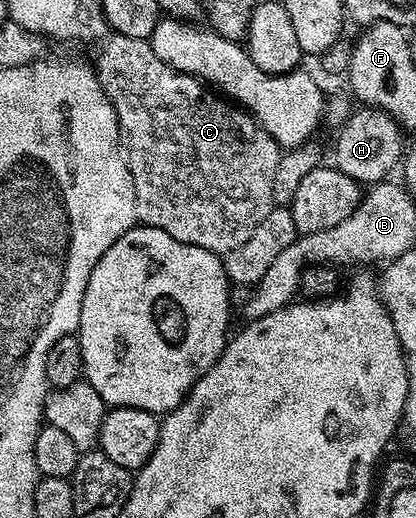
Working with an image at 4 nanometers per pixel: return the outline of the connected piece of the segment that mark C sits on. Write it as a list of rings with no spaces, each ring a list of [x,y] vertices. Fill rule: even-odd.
[[[111,34],[98,45],[98,48],[99,57],[93,60],[95,76],[99,79],[101,90],[105,90],[109,102],[115,107],[119,123],[119,146],[123,149],[124,156],[127,157],[129,174],[133,178],[138,223],[149,228],[165,230],[165,234],[177,238],[177,242],[201,246],[210,252],[226,254],[237,250],[241,246],[241,242],[245,242],[253,234],[253,230],[257,230],[257,226],[261,226],[265,214],[269,214],[275,204],[273,178],[277,175],[277,162],[281,155],[278,142],[259,125],[258,120],[250,112],[228,102],[222,95],[215,94],[215,97],[211,97],[212,93],[209,91],[208,85],[198,76],[178,72],[165,62],[161,62],[161,58],[157,58],[157,54],[153,54],[148,41],[129,38],[122,34]]]

